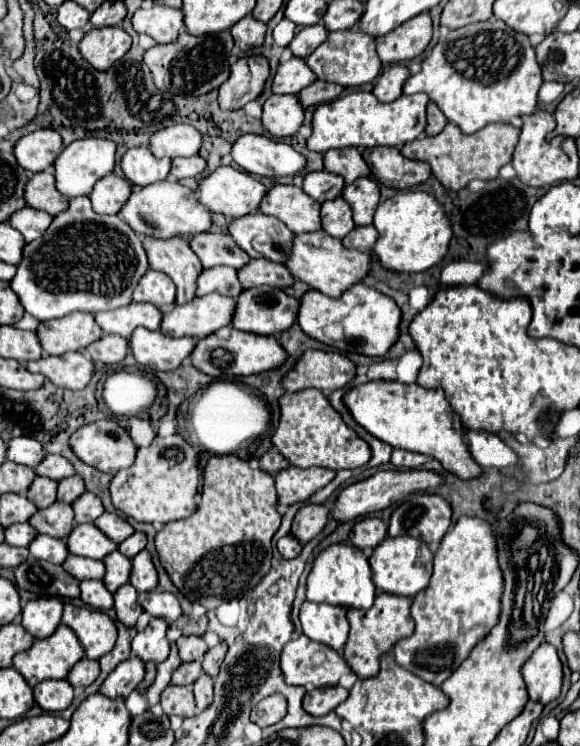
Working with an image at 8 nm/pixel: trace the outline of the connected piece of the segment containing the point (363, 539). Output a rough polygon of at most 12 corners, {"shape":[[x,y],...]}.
{"shape":[[377,517],[353,525],[349,541],[357,549],[375,549],[387,537]]}

